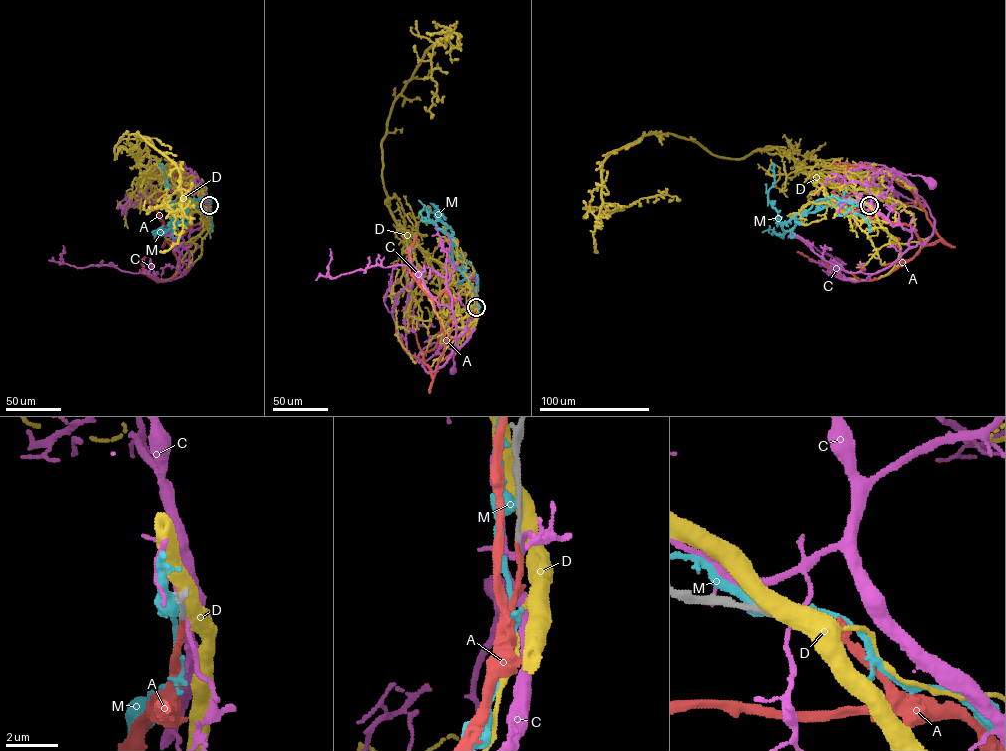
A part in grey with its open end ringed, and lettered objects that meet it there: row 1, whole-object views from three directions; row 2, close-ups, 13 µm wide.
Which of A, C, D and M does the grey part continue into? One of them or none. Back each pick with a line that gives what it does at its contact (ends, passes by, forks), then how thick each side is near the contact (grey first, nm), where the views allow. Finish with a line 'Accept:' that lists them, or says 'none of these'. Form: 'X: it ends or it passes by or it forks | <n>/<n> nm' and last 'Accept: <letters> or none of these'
A: it ends | 240/260 nm
Accept: A

